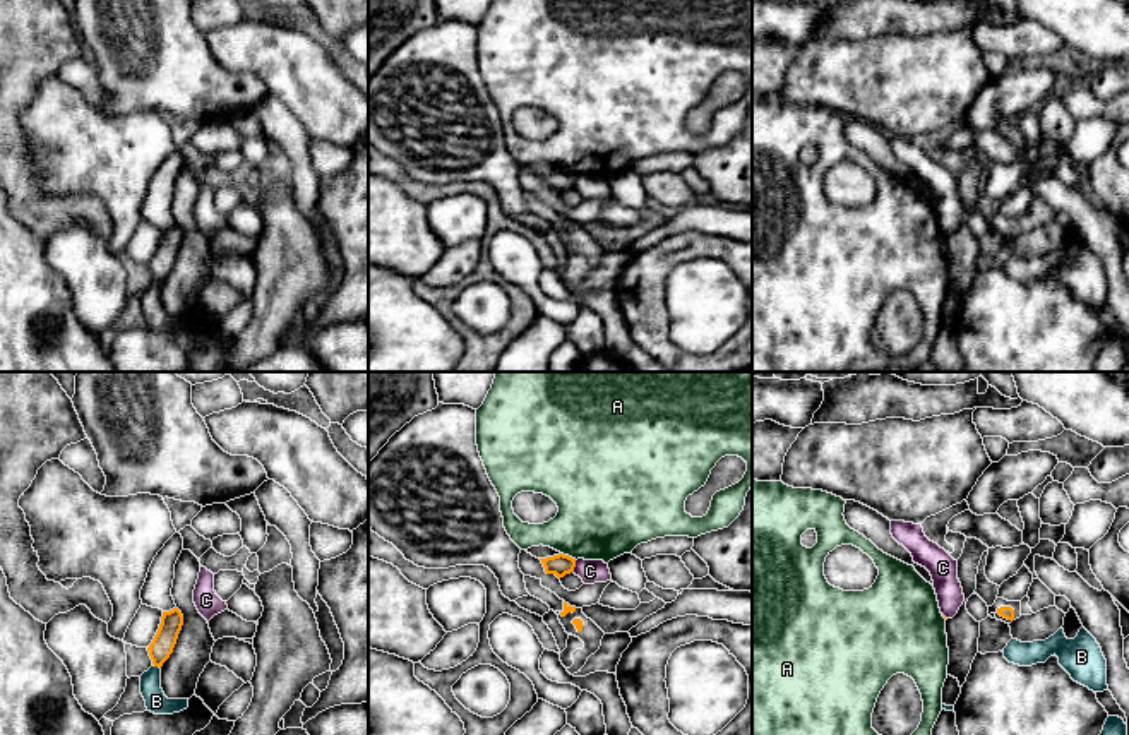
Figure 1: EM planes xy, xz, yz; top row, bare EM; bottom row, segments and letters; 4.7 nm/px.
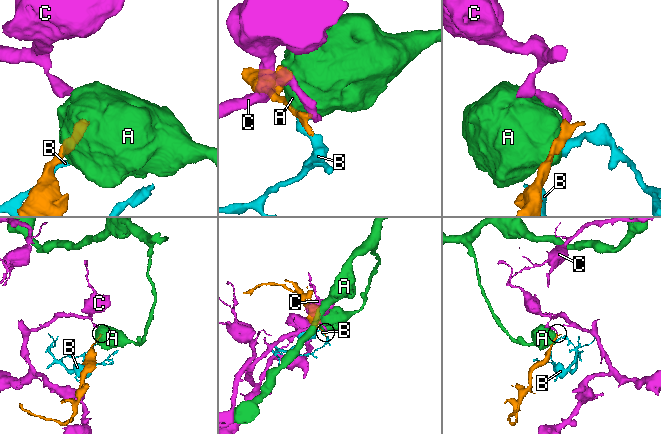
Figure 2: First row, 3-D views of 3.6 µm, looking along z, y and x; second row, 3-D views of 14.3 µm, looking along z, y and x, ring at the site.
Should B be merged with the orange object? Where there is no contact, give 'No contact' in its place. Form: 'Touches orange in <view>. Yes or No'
Touches orange in xy. No

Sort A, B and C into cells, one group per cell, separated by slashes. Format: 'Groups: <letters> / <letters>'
Groups: A / B / C

